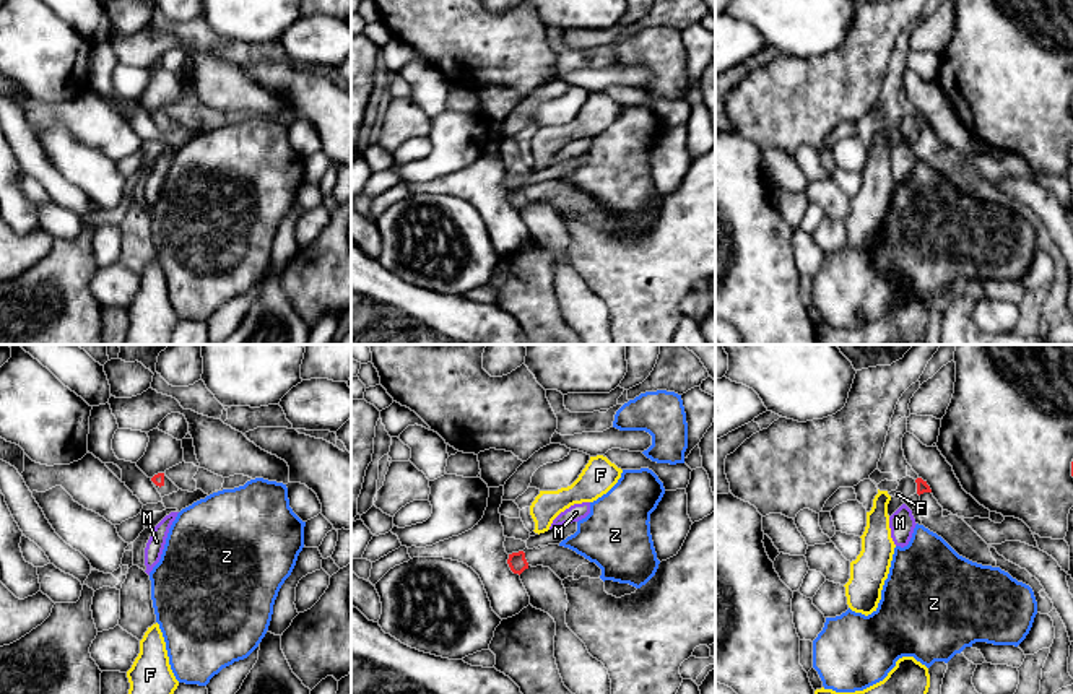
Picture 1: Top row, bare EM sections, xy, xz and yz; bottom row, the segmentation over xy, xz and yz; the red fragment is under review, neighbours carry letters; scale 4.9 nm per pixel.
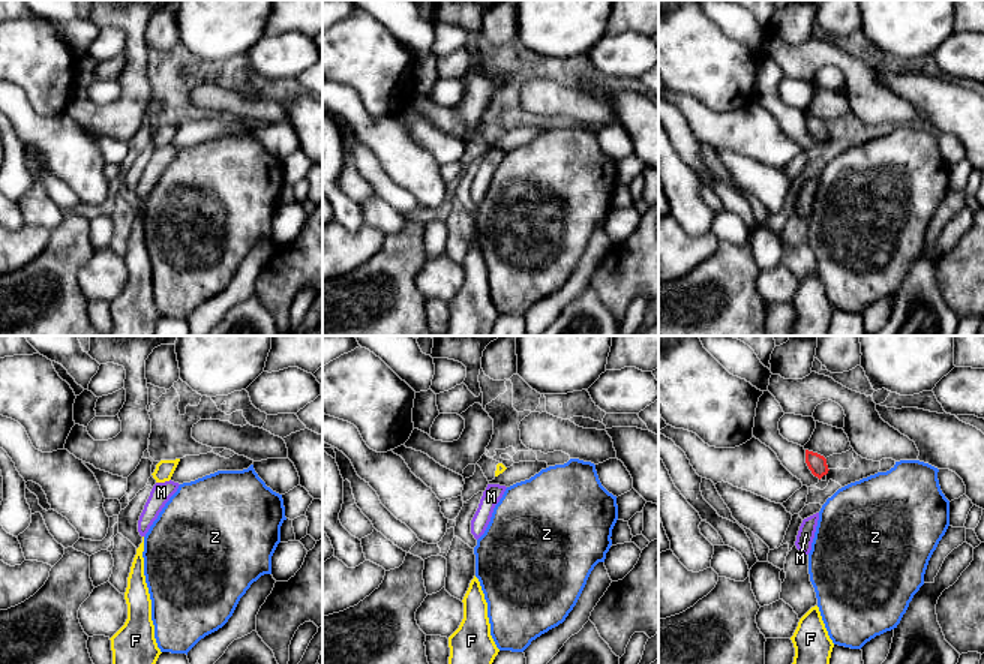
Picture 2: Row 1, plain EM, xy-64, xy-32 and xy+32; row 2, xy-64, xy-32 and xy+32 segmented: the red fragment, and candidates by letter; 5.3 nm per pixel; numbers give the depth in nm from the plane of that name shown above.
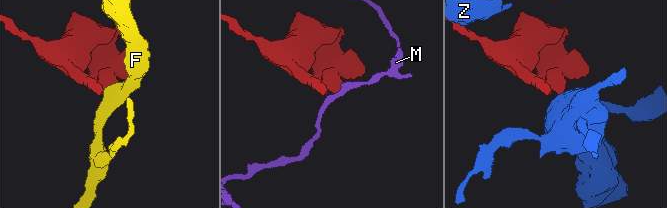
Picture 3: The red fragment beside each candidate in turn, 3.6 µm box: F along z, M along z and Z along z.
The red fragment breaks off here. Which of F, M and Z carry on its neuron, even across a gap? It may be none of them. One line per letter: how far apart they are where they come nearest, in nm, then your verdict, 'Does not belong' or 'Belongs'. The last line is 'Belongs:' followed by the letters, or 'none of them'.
F: Distance 80 nm. Belongs
M: Distance 90 nm. Does not belong
Z: Distance 140 nm. Does not belong
Belongs: F

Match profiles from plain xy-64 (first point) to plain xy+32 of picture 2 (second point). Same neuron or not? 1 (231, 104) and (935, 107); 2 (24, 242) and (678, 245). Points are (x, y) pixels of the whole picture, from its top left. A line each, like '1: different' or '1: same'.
1: different
2: same

